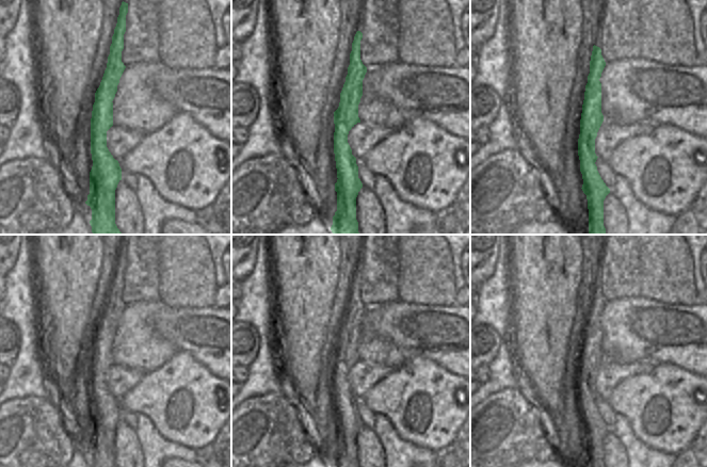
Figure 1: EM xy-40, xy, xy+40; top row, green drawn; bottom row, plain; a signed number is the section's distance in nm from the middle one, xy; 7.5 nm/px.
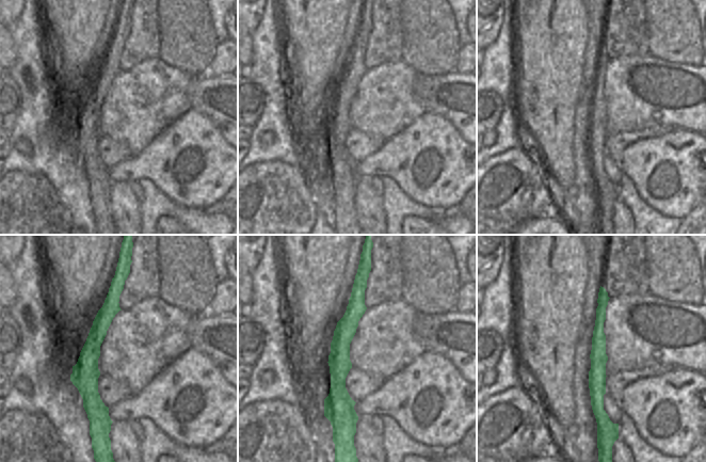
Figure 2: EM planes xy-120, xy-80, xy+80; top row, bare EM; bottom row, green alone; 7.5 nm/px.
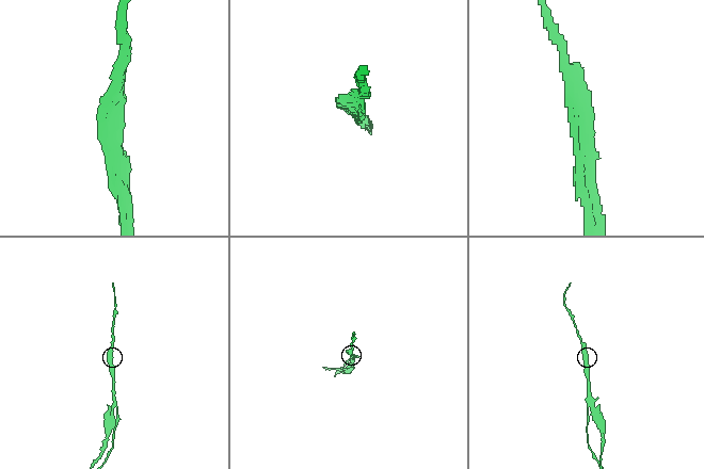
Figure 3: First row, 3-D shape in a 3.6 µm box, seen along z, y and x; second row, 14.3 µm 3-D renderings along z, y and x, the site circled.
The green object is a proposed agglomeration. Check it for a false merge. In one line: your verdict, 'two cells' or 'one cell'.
two cells

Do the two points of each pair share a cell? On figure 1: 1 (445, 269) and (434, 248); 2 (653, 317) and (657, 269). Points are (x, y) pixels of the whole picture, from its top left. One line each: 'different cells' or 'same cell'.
1: same cell
2: different cells

